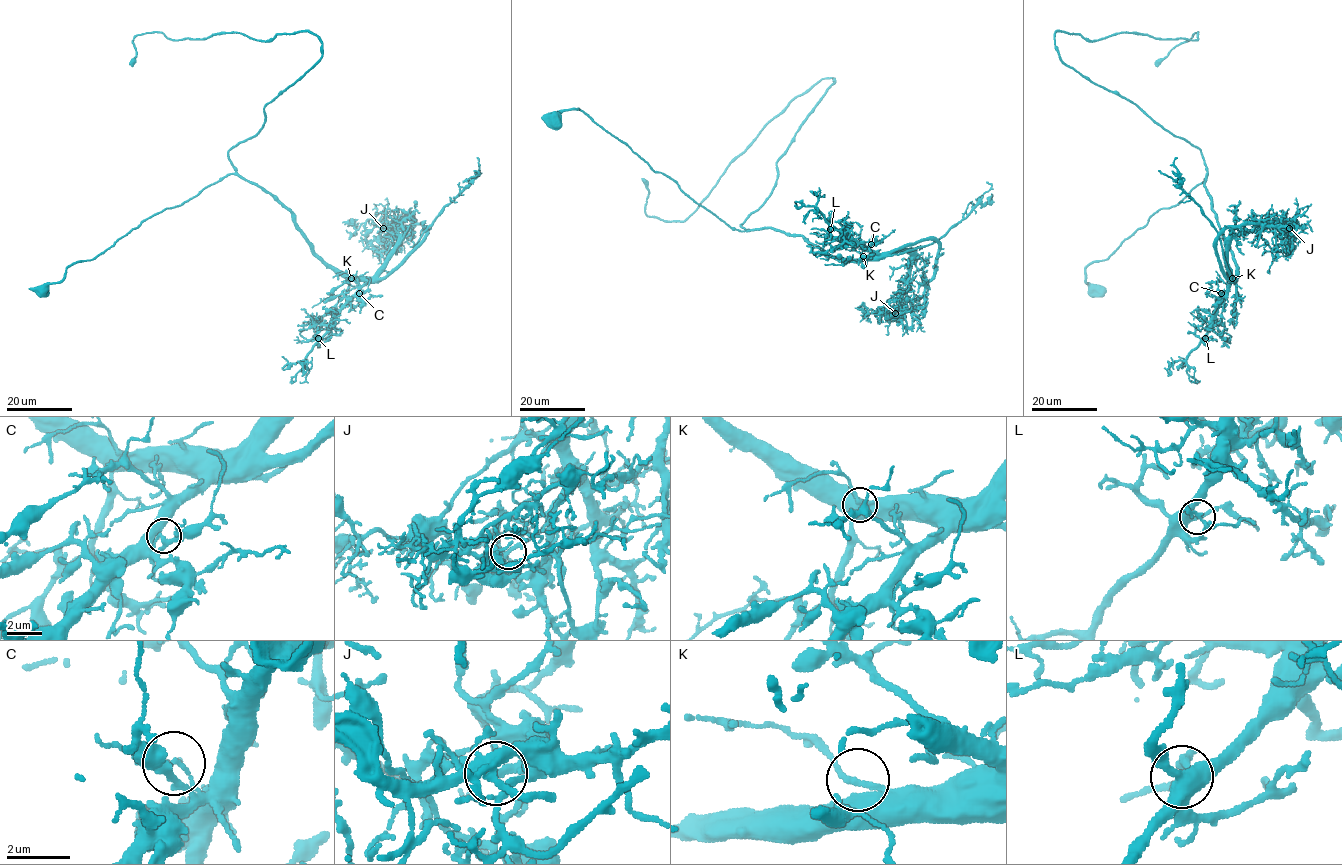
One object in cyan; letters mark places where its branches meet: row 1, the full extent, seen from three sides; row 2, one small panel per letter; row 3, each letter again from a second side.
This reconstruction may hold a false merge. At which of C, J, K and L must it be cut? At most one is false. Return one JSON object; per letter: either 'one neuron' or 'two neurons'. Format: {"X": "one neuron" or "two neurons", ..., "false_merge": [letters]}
{"C": "one neuron", "J": "two neurons", "K": "one neuron", "L": "one neuron", "false_merge": ["J"]}

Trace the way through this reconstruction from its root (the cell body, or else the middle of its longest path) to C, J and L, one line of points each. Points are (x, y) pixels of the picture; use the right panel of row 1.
C: (1097, 292), (1086, 282), (1085, 268), (1105, 260), (1207, 174), (1211, 209), (1236, 264), (1229, 289), (1221, 293)
J: (1097, 292), (1085, 268), (1207, 174), (1236, 264), (1232, 277), (1234, 236), (1290, 228)
L: (1097, 292), (1086, 282), (1085, 268), (1105, 260), (1207, 174), (1204, 187), (1236, 275), (1205, 338)

